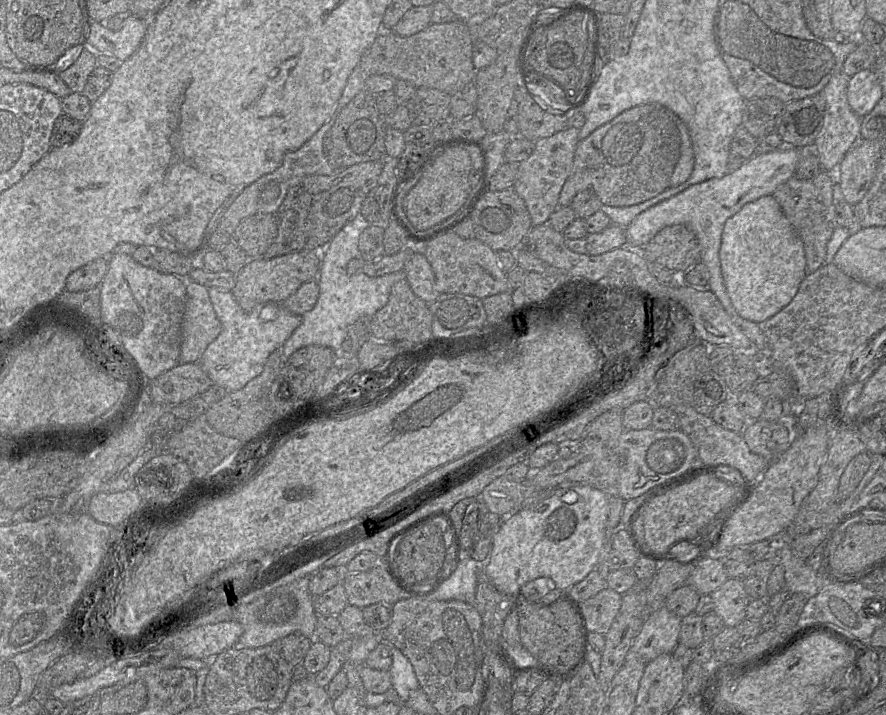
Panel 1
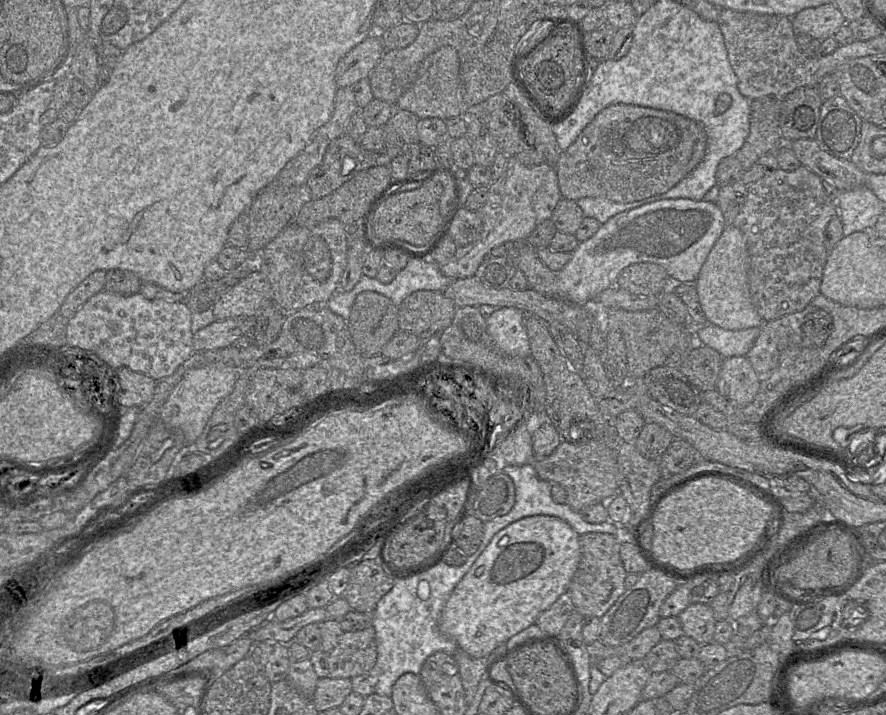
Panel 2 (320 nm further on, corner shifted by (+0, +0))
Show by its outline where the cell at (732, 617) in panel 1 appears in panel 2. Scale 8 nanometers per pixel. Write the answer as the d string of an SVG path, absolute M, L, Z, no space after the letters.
M691 603L677 617L685 636L701 645L714 643L716 620L709 604Z

